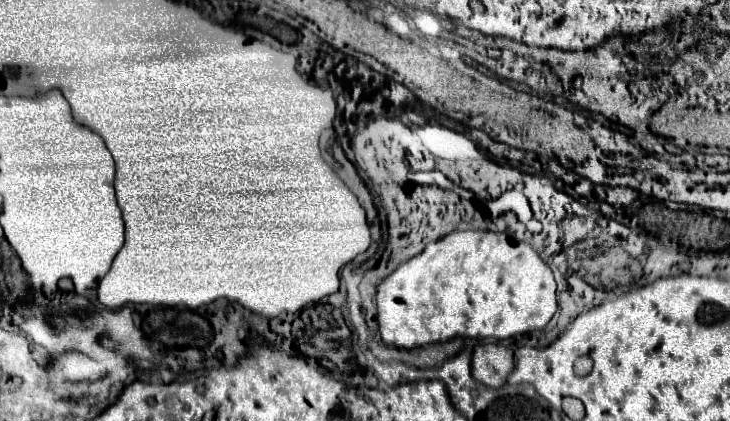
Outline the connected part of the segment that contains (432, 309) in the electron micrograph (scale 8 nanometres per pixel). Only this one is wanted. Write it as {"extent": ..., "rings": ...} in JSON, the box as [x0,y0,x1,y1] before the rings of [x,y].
{"extent":[376,229,558,349],"rings":[[[476,229],[452,231],[450,235],[428,243],[422,253],[398,265],[398,269],[378,285],[376,305],[382,343],[400,349],[416,349],[428,343],[450,341],[454,337],[508,339],[544,329],[558,309],[552,271],[530,245],[514,241],[506,233]]]}

